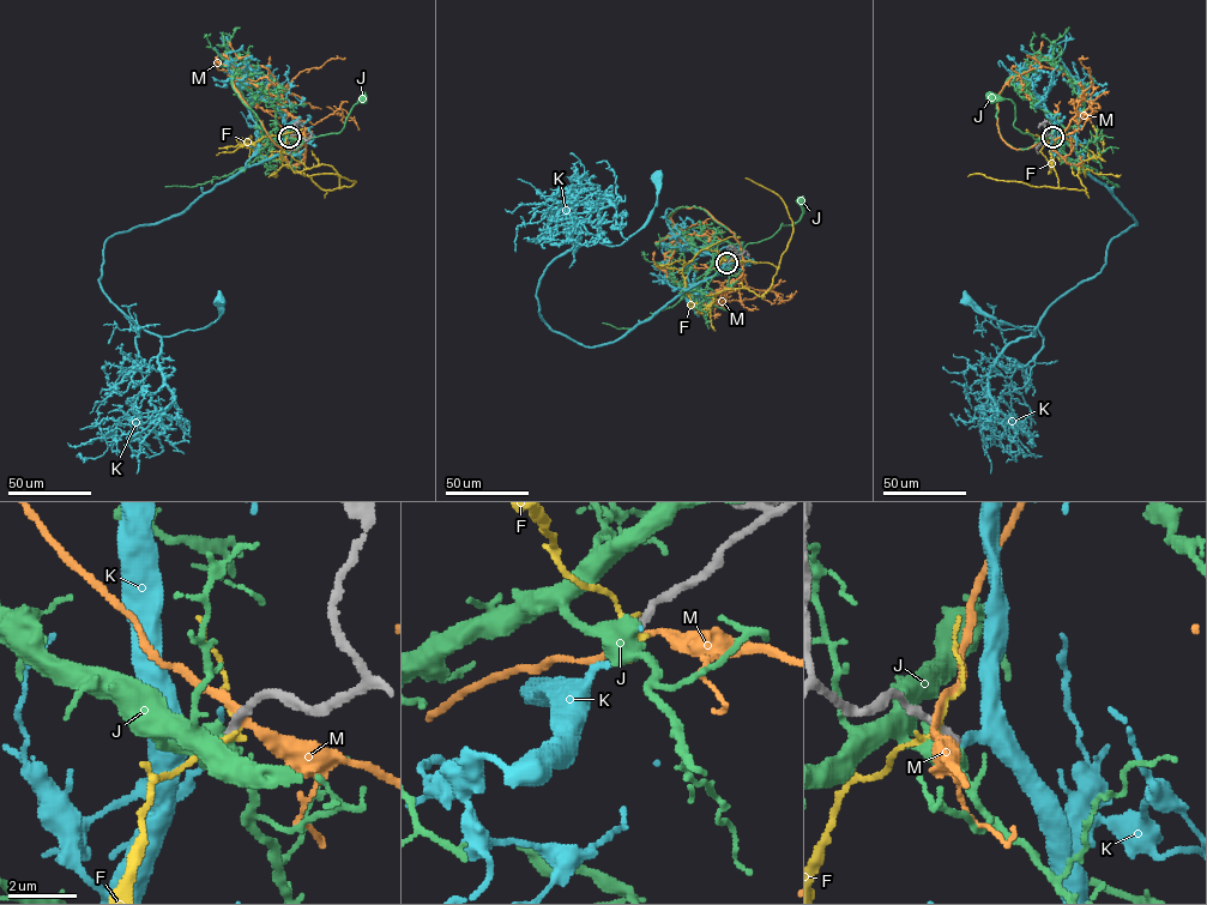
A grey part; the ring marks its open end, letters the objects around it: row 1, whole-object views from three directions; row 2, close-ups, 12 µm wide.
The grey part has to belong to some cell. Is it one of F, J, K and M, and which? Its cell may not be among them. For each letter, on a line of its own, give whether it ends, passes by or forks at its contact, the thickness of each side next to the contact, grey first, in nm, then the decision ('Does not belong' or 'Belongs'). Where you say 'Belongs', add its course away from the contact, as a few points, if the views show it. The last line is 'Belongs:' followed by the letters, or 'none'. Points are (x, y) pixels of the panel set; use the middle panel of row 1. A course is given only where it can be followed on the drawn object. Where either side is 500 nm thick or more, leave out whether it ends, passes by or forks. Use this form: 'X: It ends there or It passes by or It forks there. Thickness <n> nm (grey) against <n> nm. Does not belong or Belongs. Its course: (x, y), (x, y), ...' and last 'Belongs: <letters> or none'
F: It passes by. Thickness 320 nm (grey) against 150 nm. Does not belong
J: It forks there. Thickness 280 nm (grey) against 440 nm. Does not belong
K: It ends there. Thickness 240 nm (grey) against 240 nm. Belongs. Its course: (726, 263), (613, 342), (585, 347), (543, 320), (544, 270), (584, 243), (634, 234), (657, 201), (656, 179)
M: It passes by. Thickness 320 nm (grey) against 190 nm. Does not belong
Belongs: K

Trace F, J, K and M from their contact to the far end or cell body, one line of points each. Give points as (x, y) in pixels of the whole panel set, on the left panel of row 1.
F: (290, 136), (279, 152), (294, 173), (331, 166), (339, 188), (320, 188), (245, 143), (302, 130)
J: (289, 137), (309, 139), (338, 133), (351, 109), (363, 98)
K: (289, 137), (185, 210), (106, 242), (101, 288), (146, 331), (203, 329), (219, 318), (218, 299)
M: (290, 136), (305, 144), (295, 149), (277, 145), (234, 86), (240, 78), (237, 64), (219, 70), (217, 56)

